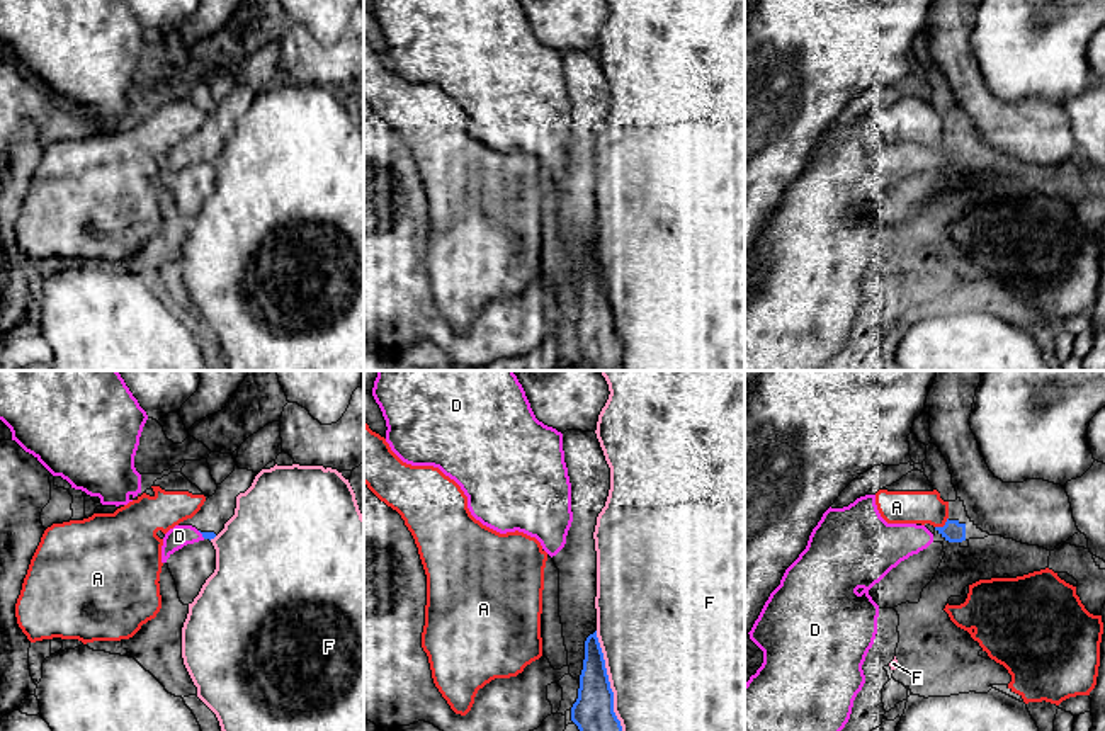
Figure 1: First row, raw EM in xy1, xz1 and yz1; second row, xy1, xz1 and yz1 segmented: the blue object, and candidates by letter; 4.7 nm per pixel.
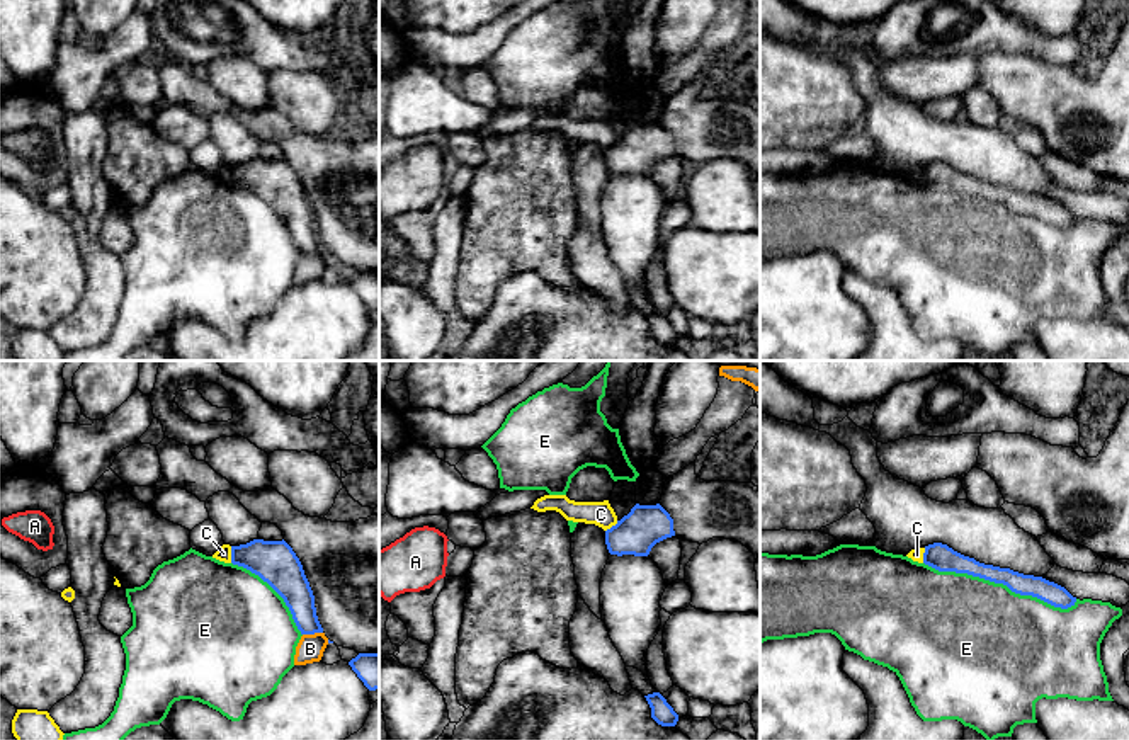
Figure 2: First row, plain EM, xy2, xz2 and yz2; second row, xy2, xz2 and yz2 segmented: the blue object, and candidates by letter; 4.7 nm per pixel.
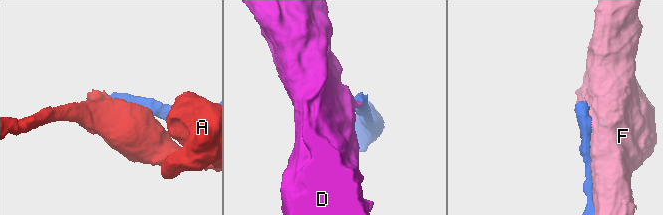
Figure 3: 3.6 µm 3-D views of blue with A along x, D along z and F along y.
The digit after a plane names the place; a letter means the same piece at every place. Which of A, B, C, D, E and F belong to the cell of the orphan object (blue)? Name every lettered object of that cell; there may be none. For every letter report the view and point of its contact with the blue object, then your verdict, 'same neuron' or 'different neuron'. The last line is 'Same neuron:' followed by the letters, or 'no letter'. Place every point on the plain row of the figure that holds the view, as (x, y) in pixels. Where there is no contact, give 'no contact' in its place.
A: yz1 (944, 145) | different neuron
B: xy2 (312, 252) | different neuron
C: xy2 (232, 174) | different neuron
D: xy1 (201, 152) | same neuron
E: yz2 (1000, 201) | different neuron
F: xz1 (611, 310) | different neuron
Same neuron: D

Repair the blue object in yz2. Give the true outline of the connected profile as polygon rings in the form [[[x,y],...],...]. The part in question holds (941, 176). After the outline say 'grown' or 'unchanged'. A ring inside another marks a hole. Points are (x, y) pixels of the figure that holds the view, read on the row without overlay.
[[[942,162],[925,165],[923,182],[939,191],[967,192],[995,202],[1003,202],[1015,213],[1037,216],[1054,226],[1068,228],[1076,221],[1076,216],[1054,201],[1042,196],[1024,194],[1010,187],[979,182]]]; unchanged

